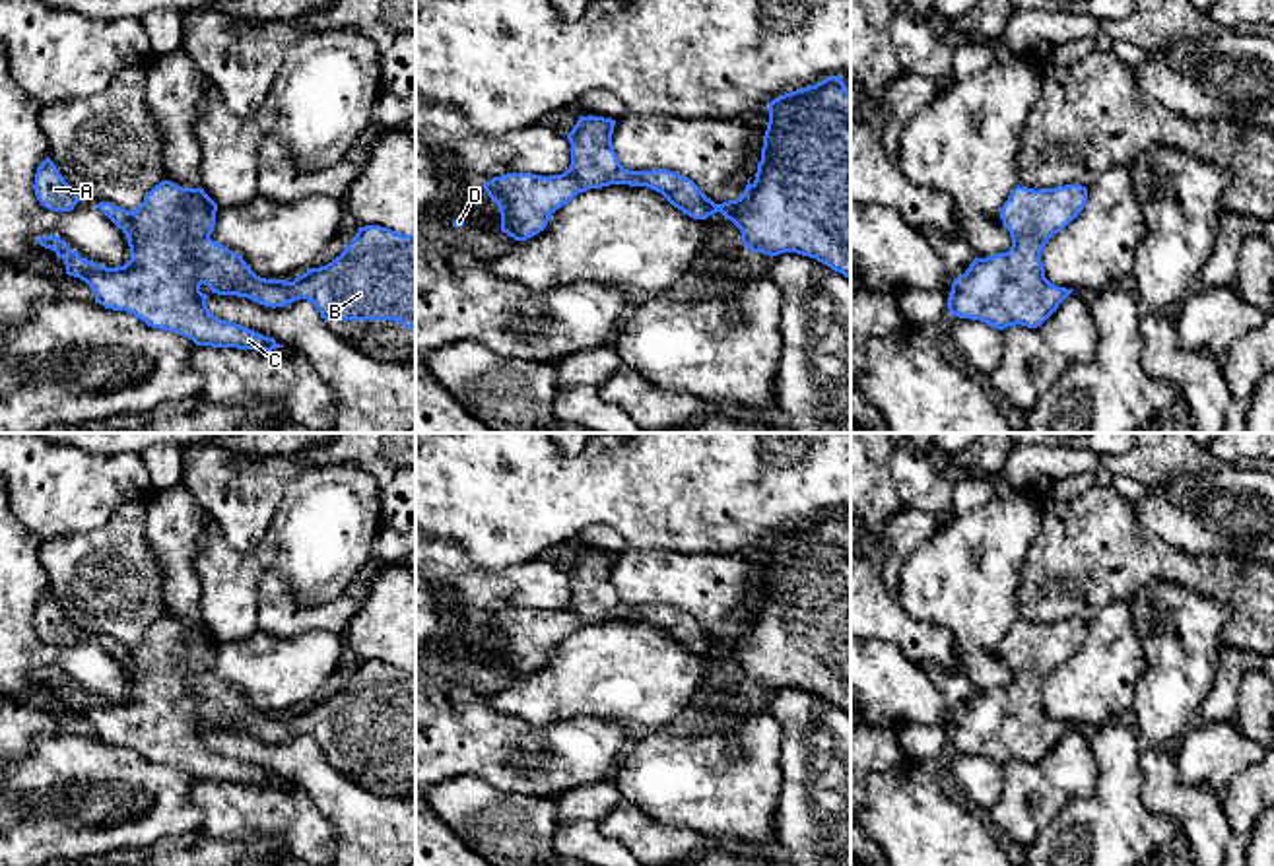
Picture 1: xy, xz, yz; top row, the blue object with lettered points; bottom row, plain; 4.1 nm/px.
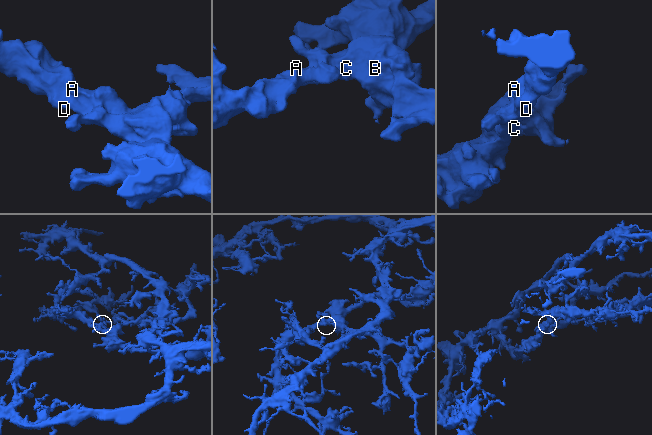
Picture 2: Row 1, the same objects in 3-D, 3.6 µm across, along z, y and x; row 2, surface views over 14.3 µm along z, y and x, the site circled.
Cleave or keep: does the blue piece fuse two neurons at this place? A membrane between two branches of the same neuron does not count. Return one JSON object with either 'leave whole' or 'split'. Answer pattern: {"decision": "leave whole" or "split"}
{"decision": "leave whole"}

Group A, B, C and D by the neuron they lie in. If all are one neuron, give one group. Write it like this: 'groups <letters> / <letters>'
groups A B C D

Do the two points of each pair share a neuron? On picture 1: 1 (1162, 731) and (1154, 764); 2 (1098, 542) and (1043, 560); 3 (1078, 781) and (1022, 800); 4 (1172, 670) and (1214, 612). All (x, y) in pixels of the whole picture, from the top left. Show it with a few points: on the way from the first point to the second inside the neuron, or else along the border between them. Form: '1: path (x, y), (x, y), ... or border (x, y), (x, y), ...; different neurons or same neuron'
1: border (1146, 744), (1173, 748); different neurons
2: path (1084, 556), (1080, 560), (1057, 560); same neuron
3: path (1065, 781), (1053, 781), (1036, 791); same neuron
4: path (1187, 657), (1189, 637), (1199, 628); same neuron

